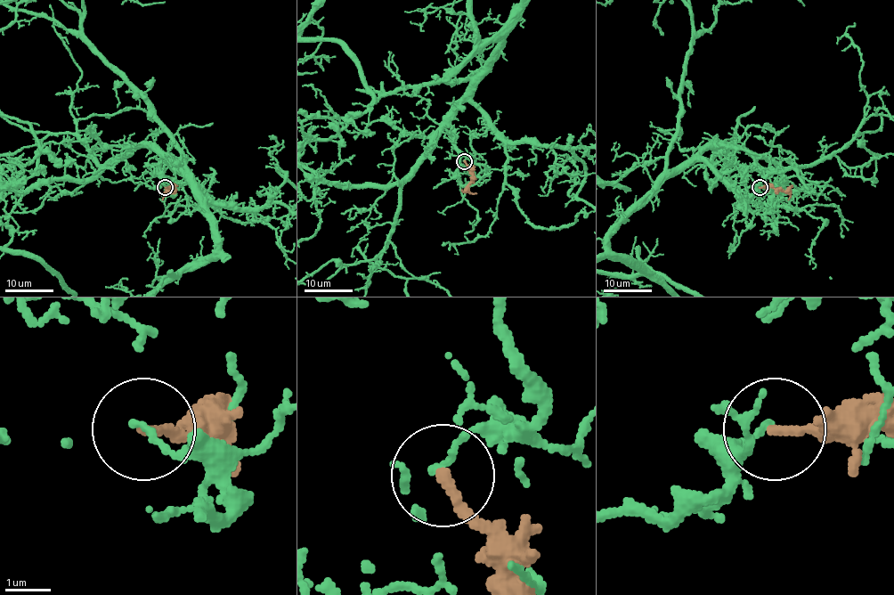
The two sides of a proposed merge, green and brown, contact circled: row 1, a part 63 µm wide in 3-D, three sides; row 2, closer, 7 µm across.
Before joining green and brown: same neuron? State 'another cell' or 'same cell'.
another cell

